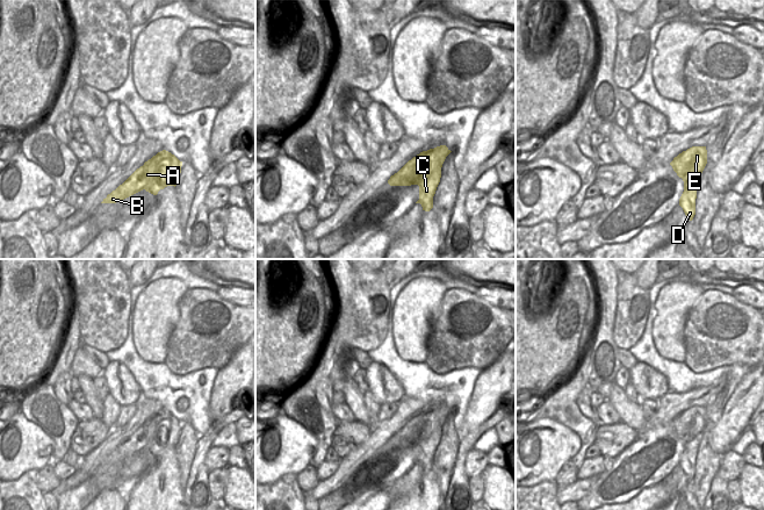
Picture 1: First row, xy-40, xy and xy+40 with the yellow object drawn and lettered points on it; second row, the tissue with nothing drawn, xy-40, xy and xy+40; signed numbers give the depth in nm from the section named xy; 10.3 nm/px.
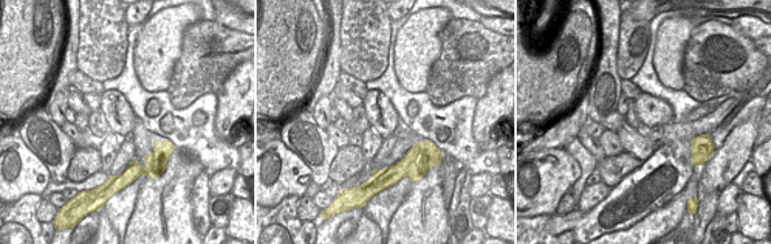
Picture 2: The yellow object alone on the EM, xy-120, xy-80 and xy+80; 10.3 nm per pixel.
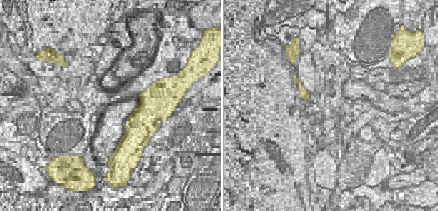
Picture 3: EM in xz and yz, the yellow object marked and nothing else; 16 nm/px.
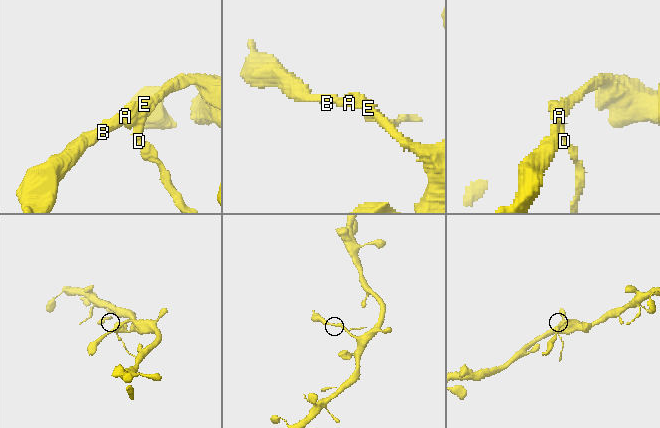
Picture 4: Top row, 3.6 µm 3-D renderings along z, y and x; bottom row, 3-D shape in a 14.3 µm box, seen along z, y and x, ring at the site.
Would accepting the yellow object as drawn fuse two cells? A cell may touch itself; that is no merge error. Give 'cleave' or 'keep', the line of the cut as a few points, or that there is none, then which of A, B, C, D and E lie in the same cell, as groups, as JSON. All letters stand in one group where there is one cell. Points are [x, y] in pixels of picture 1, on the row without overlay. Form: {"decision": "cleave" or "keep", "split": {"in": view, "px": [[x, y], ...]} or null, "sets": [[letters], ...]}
{"decision": "cleave", "split": {"in": "xy-40", "px": [[157, 437], [166, 437], [171, 443], [175, 444]]}, "sets": [["A", "B", "E"], ["C", "D"]]}

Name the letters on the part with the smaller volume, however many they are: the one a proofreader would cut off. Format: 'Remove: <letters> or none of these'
Remove: C, D

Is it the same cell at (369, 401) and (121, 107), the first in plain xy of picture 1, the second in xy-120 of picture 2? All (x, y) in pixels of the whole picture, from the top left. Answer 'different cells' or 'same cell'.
different cells

